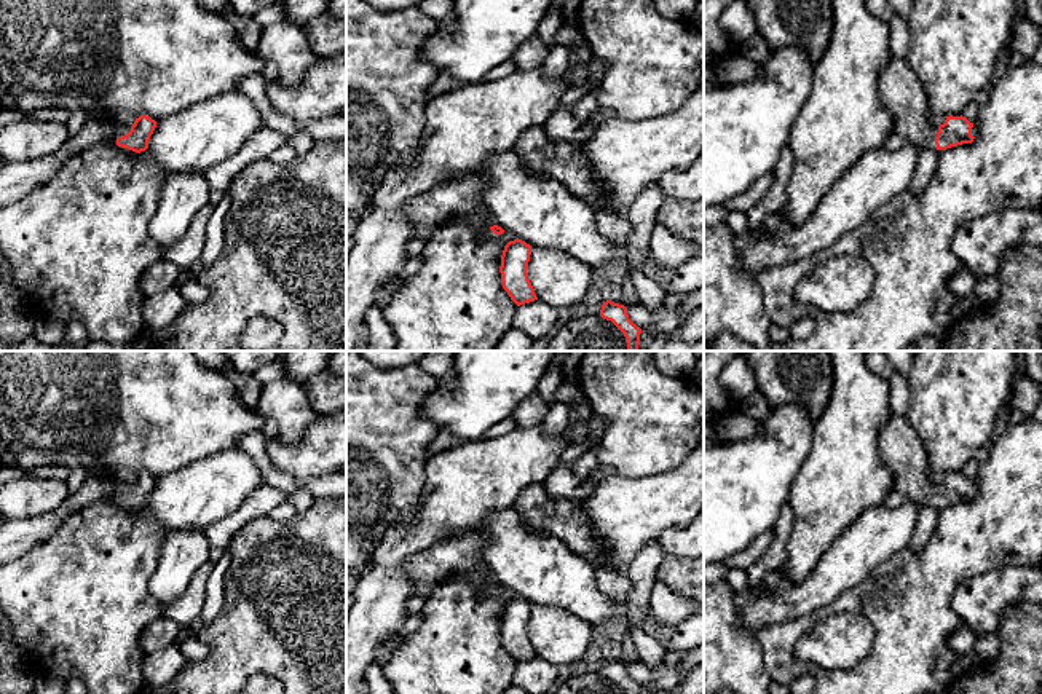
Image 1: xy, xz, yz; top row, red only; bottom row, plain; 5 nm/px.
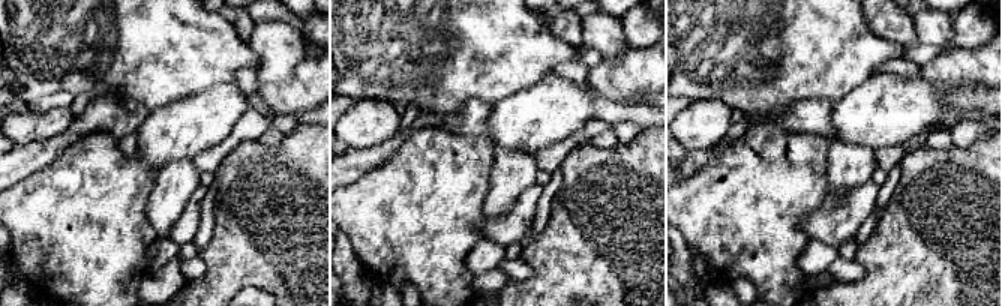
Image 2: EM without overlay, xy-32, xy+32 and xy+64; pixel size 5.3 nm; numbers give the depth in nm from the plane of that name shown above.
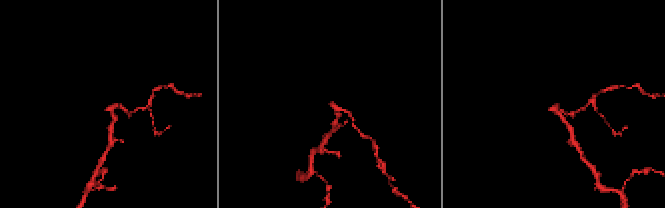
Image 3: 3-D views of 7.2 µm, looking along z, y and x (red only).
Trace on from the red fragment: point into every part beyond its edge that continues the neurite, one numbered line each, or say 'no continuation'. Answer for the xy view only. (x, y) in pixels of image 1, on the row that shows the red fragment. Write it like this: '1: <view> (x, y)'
1: xy (16, 179)

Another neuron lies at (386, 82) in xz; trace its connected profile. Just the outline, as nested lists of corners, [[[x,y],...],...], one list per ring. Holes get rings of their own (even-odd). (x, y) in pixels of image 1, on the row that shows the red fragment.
[[[346,0],[346,215],[367,207],[385,175],[405,171],[405,164],[416,155],[429,88],[439,75],[434,65],[420,57],[420,51],[439,29],[420,6],[381,13],[364,0]]]

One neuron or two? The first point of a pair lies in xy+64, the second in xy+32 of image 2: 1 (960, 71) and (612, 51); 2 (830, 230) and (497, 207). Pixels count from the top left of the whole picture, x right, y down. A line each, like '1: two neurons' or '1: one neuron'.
1: two neurons
2: two neurons

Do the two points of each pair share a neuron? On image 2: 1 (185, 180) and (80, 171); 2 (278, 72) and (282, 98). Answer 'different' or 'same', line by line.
1: different
2: different

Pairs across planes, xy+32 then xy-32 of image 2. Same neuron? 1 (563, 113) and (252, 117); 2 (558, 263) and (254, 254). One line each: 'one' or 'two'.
1: two
2: one

